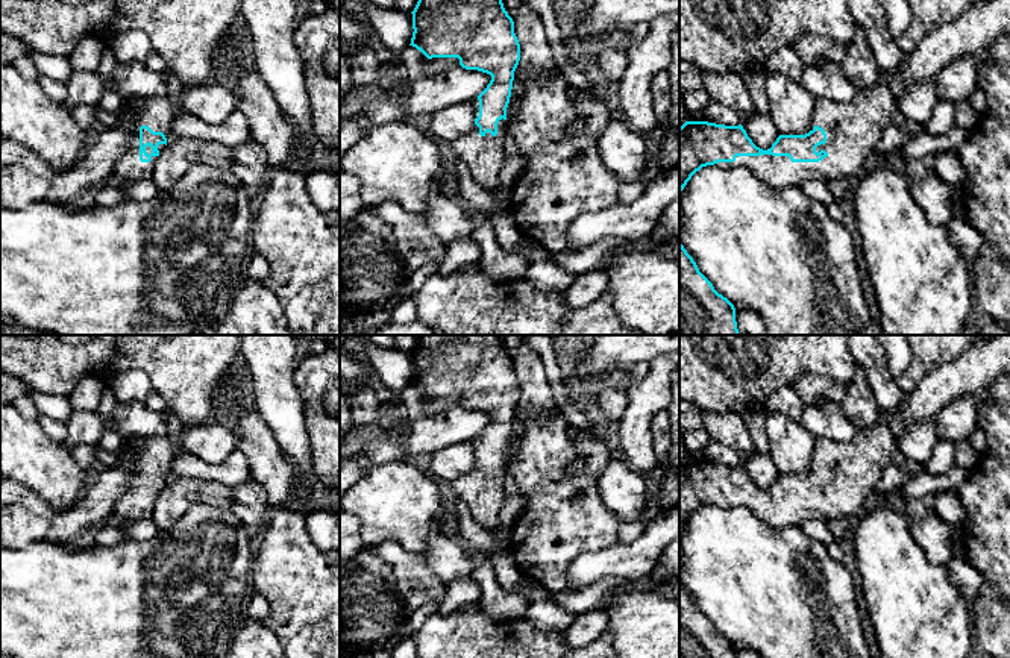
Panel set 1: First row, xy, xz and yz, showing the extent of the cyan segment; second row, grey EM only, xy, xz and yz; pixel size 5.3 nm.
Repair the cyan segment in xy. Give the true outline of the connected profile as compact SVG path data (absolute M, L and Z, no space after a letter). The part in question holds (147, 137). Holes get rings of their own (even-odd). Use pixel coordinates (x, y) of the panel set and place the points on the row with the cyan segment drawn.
M170 96L146 97L130 124L127 152L115 162L114 173L124 180L152 179L159 153L167 147L176 100Z

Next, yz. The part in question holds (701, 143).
M880 77L870 88L857 89L851 102L834 102L816 97L810 132L805 135L779 135L770 149L757 147L742 124L725 126L708 121L685 121L679 127L679 193L702 167L746 167L760 180L775 190L802 186L807 180L833 180L837 177L861 177L870 152L881 139L886 127L898 118L893 94Z

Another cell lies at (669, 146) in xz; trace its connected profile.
M679 27L672 35L672 61L667 68L670 76L670 123L664 126L664 135L660 141L660 168L657 173L666 173L679 161Z

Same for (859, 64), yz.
M860 26L846 44L842 67L857 89L867 89L880 79L880 65L875 61L866 32Z

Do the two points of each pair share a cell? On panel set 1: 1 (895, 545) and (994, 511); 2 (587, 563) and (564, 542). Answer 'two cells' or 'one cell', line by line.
1: two cells
2: two cells

